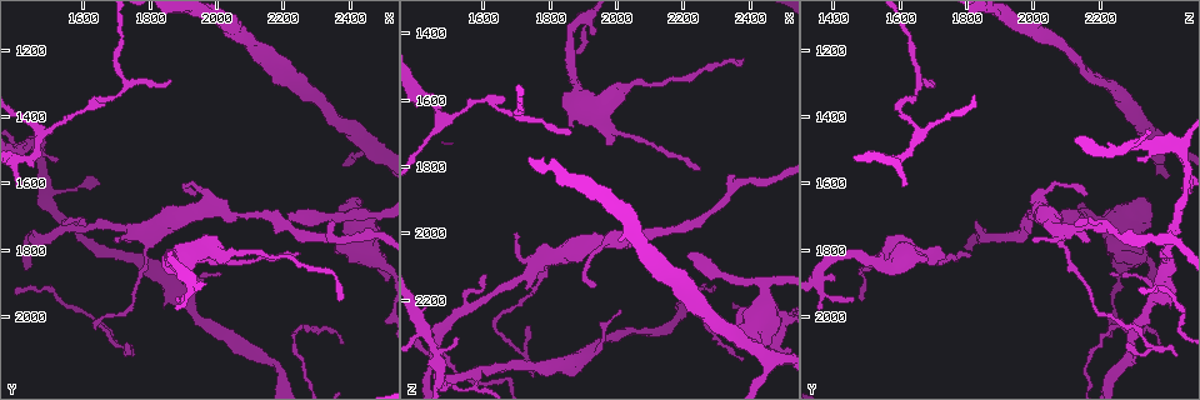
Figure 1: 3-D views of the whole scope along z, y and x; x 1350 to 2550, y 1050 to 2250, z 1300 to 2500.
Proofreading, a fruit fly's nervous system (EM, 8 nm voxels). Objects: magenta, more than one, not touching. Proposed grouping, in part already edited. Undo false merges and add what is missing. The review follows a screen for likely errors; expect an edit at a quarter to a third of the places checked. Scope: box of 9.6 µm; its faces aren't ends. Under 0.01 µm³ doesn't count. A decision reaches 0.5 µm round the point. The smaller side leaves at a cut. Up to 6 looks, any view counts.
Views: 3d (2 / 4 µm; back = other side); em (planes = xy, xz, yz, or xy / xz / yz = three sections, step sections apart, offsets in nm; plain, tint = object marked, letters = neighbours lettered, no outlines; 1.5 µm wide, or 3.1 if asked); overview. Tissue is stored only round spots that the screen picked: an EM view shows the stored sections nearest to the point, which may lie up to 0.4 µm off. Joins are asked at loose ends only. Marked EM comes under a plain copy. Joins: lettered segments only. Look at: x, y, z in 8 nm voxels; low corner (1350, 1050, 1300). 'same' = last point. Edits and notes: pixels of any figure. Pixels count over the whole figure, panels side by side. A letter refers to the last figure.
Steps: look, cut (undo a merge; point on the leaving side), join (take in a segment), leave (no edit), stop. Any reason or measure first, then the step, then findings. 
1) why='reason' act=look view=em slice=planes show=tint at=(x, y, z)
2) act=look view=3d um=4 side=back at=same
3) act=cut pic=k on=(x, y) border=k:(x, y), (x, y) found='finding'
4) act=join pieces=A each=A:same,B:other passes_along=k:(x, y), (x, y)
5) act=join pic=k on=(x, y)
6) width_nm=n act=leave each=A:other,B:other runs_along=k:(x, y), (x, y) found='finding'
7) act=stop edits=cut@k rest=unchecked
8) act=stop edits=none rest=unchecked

why='branch point' act=look view=em slice=yz step=8 show=tint at=(1730, 1310, 1650)

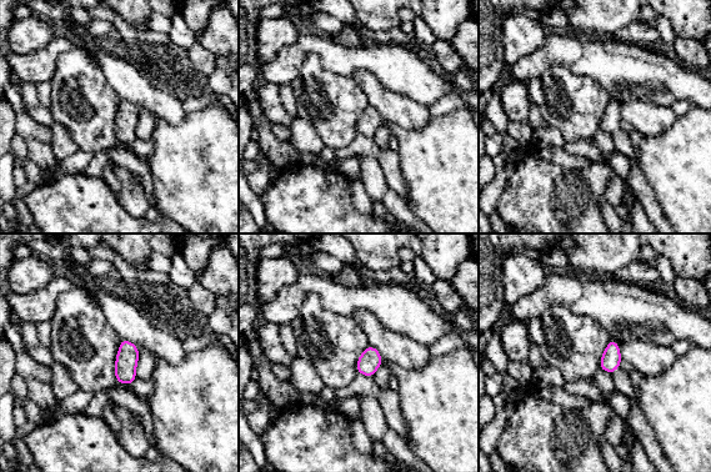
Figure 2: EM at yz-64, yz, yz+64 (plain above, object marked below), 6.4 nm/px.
why='what lies round it' act=look view=em slice=yz step=8 show=letters at=same

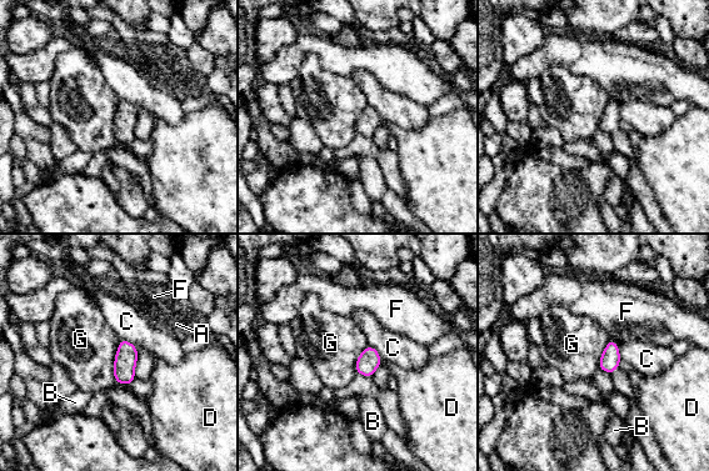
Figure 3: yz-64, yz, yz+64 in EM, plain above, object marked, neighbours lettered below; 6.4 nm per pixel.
width_nm=130 act=leave each=A:other,B:other,C:other,D:other,F:other,G:other border=3:(120, 339), (113, 366), (115, 382) found='one neuron here'

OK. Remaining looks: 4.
why='thin end' act=look view=em slice=planes show=letters at=(1940, 1630, 2150)

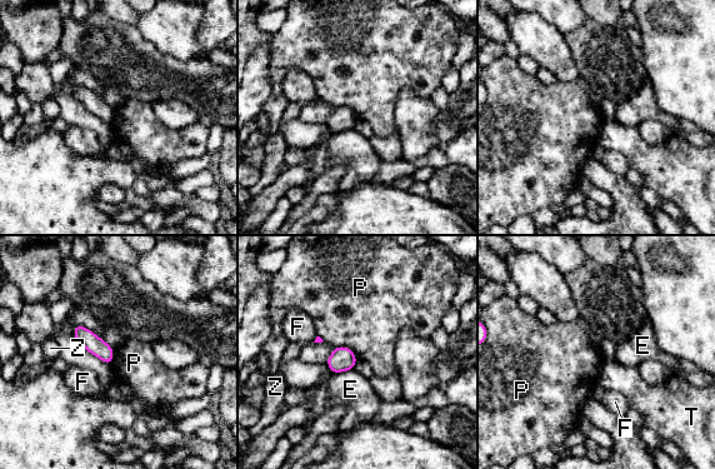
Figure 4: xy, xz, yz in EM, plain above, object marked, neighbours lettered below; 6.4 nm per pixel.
act=leave each=E:other,F:other,P:other,T:other,Z:other border=4:(336, 345), (349, 348), (358, 358) found='no lettered segment goes on from it'

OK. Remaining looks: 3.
why='an open end' act=look view=em slice=yz step=8 show=tint at=(1700, 1770, 1990)

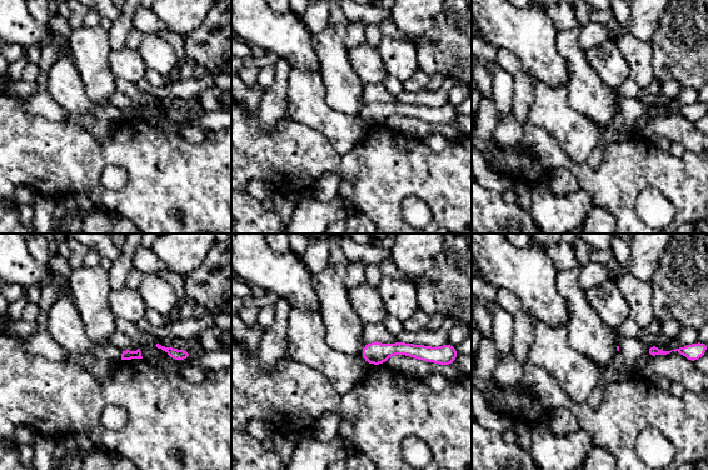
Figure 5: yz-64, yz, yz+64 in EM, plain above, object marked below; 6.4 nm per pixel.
act=look view=em slice=xz step=8 show=letters at=same

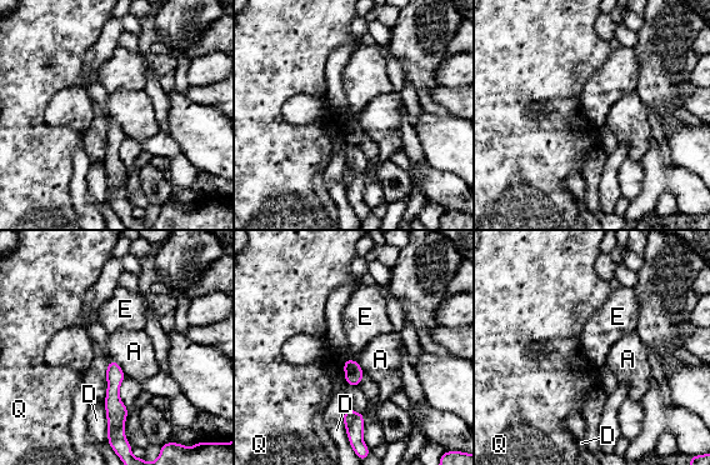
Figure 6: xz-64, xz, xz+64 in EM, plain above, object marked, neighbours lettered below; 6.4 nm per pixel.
width_nm=110 act=leave each=A:other,D:other,E:other,Q:other border=6:(111, 359), (126, 375) found='no lettered segment goes on from it'

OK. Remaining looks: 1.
act=stop edits=none rest=unchecked

